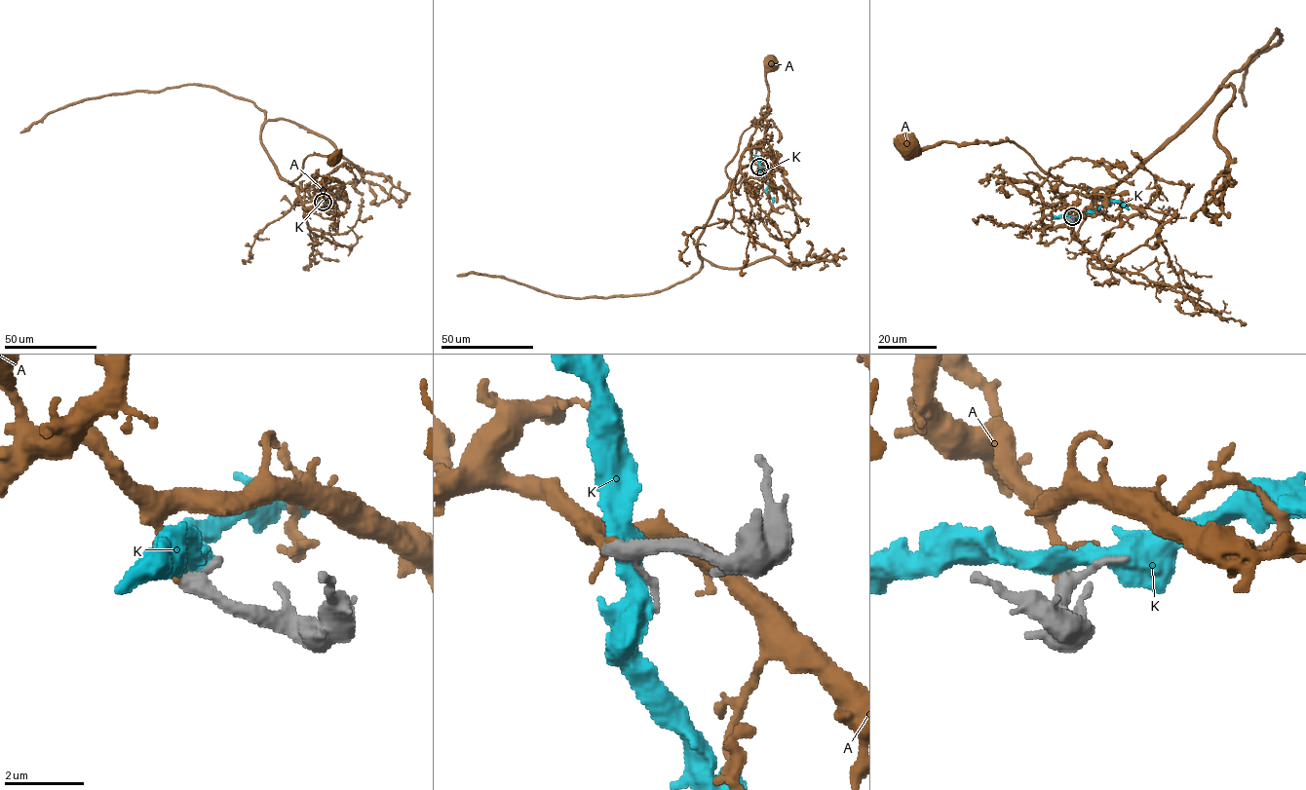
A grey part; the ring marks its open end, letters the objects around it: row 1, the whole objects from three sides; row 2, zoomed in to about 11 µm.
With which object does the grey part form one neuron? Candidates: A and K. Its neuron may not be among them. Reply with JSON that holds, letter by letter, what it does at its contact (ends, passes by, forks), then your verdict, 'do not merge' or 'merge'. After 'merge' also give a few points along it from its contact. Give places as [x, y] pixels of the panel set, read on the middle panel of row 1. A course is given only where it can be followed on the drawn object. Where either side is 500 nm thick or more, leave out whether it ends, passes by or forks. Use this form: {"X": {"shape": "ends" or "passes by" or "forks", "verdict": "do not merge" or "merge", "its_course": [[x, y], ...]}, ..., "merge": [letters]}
{"A": {"shape": "passes by", "verdict": "merge", "its_course": [[759, 167], [749, 164], [734, 179], [725, 170], [741, 134], [766, 114], [766, 73], [767, 65], [771, 64]]}, "K": {"shape": "passes by", "verdict": "do not merge"}, "merge": ["A"]}

